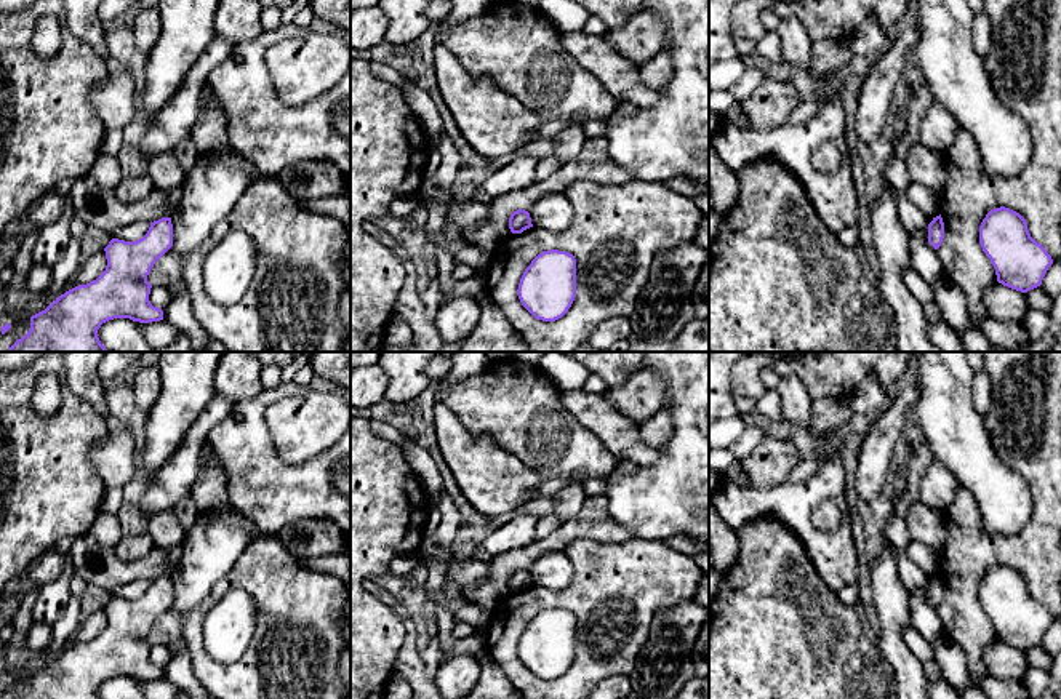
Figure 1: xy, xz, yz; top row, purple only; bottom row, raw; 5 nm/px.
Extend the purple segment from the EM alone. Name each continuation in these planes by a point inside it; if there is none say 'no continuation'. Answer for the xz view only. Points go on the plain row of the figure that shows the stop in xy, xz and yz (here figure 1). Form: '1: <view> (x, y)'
no continuation

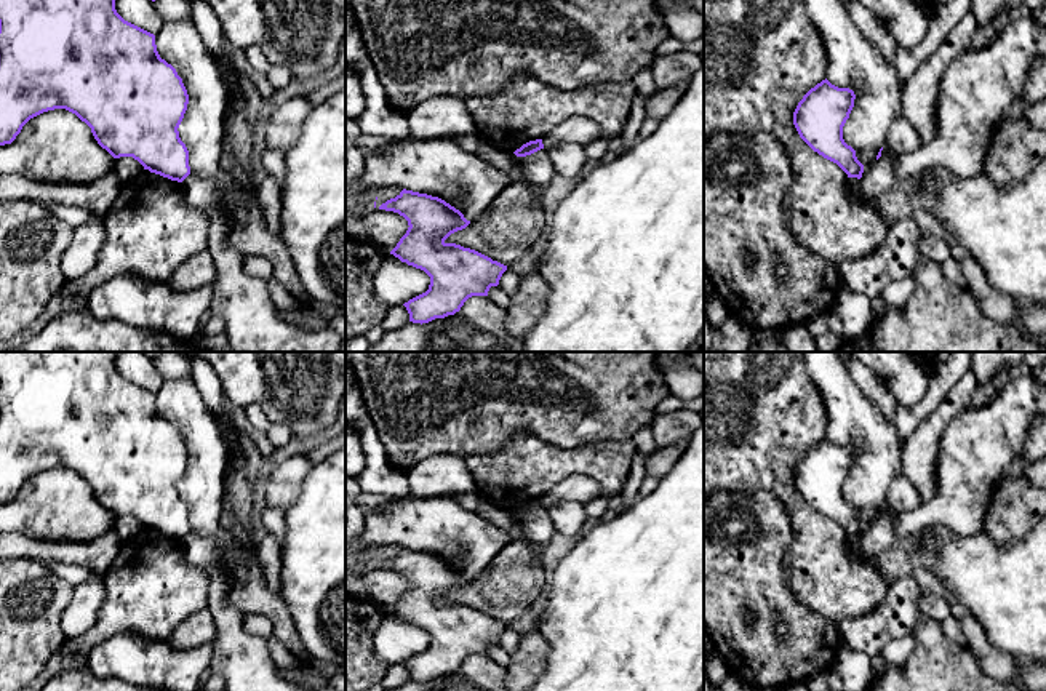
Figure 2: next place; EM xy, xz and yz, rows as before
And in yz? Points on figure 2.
no continuation

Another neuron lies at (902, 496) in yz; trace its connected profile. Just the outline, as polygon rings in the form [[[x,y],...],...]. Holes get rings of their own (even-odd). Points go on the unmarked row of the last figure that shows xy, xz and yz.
[[[899,475],[888,488],[886,504],[900,515],[918,509],[921,497],[913,483],[905,475]]]

